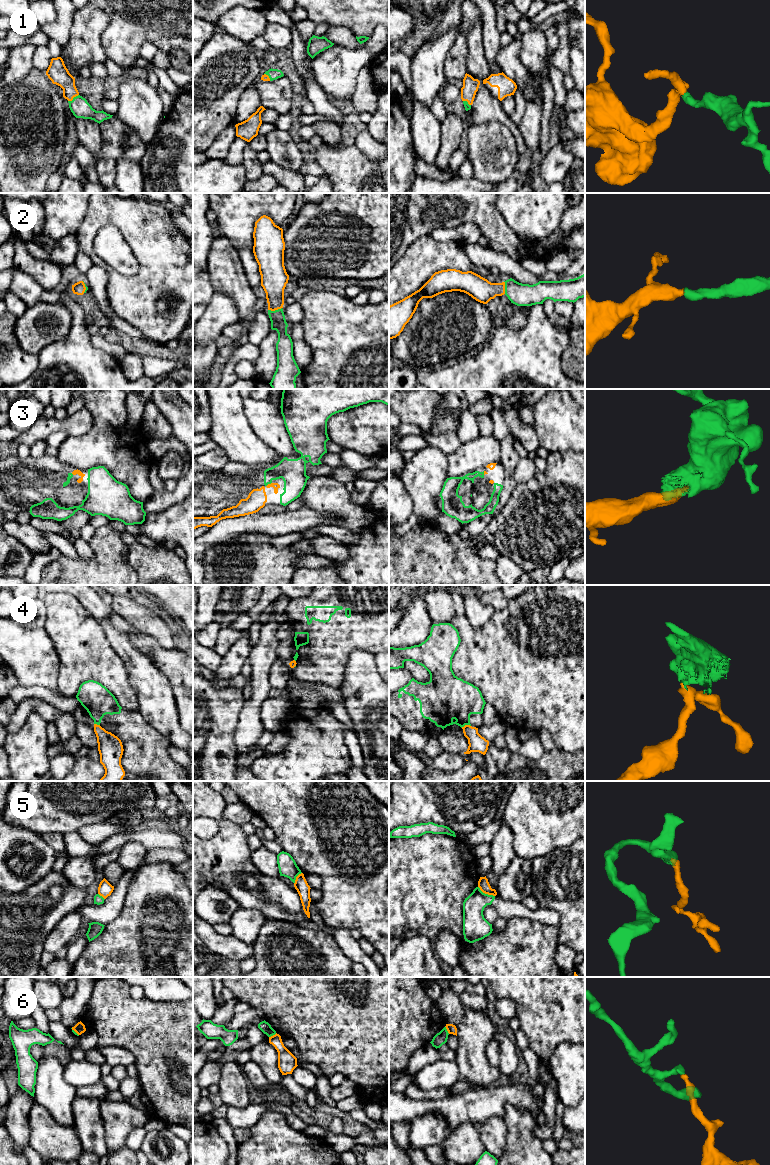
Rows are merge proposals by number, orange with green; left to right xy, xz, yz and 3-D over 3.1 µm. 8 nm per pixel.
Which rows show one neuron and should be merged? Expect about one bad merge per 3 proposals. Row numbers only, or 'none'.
1, 2, 3

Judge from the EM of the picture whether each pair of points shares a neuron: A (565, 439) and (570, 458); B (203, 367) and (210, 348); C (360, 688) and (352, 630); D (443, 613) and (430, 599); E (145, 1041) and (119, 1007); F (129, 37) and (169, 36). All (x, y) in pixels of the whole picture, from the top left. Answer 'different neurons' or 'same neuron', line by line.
A: different neurons
B: same neuron
C: different neurons
D: same neuron
E: same neuron
F: same neuron

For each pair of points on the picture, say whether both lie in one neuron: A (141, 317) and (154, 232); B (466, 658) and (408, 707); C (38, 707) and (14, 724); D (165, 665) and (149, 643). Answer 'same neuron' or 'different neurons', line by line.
A: same neuron
B: different neurons
C: same neuron
D: same neuron

